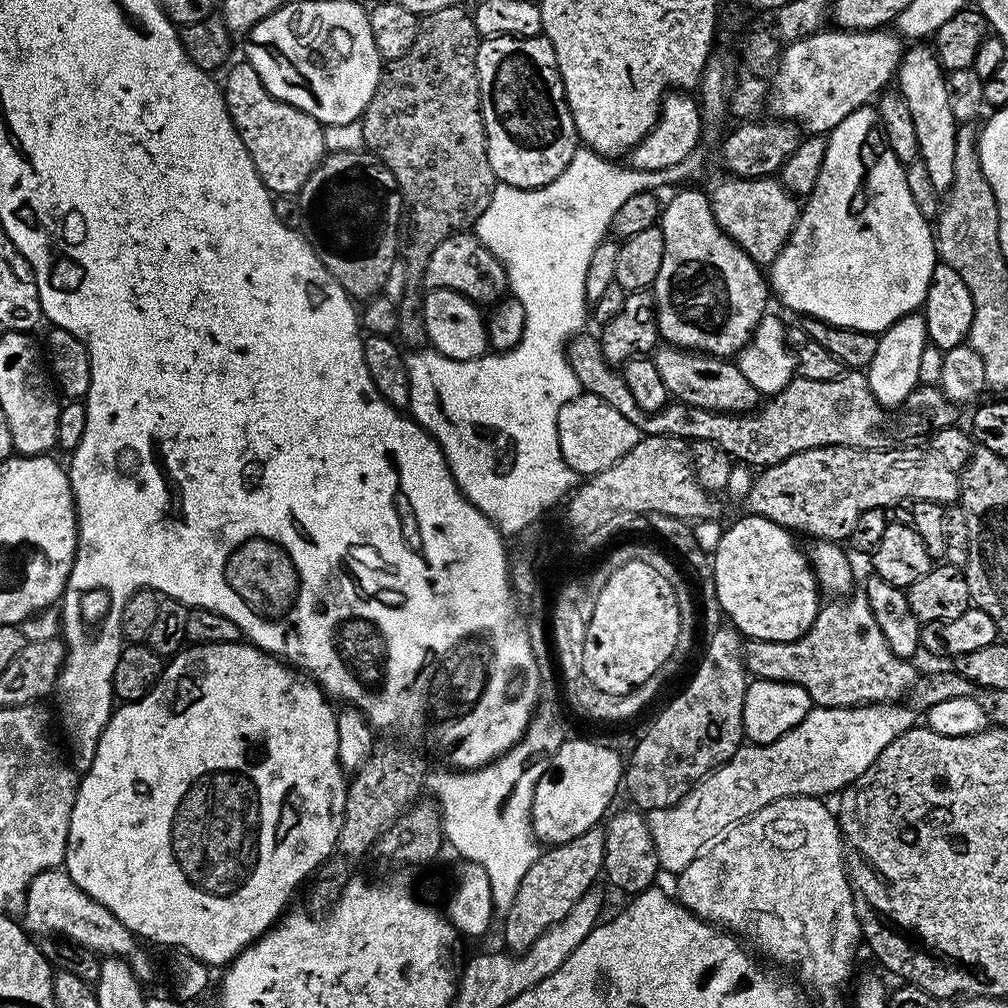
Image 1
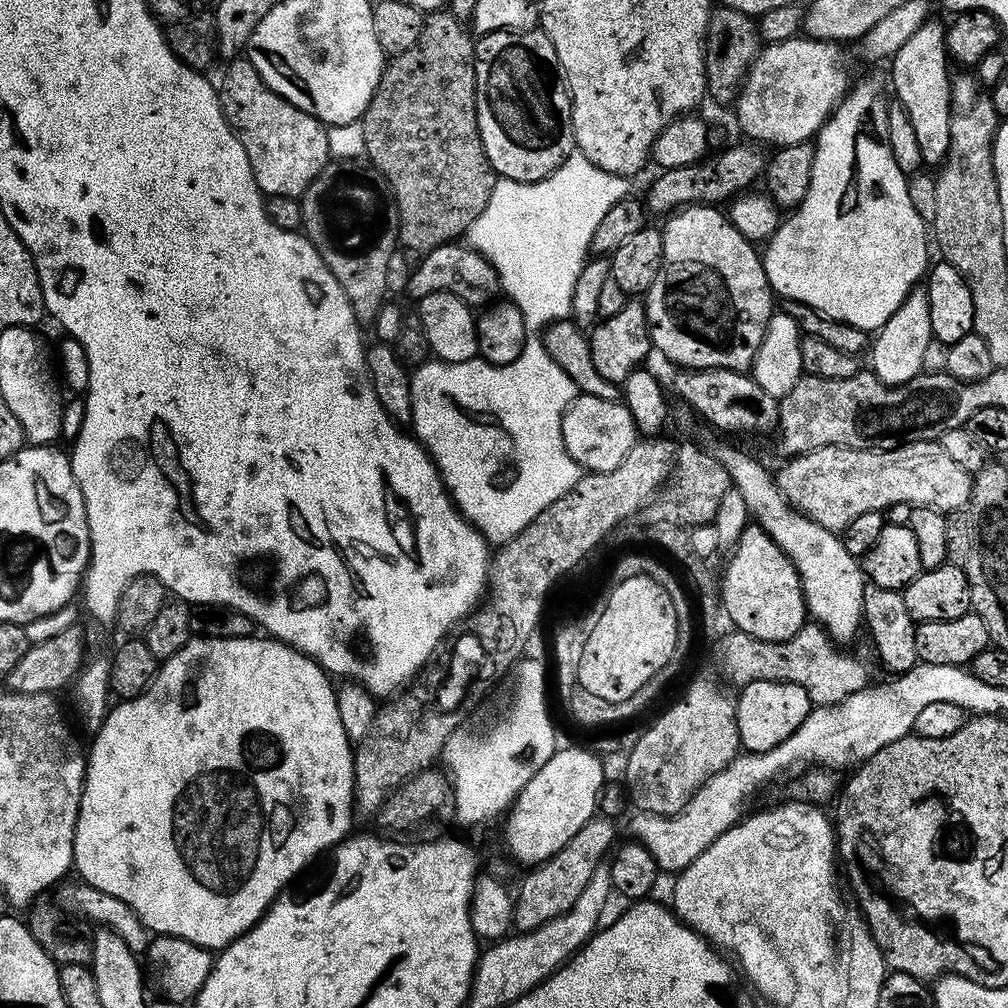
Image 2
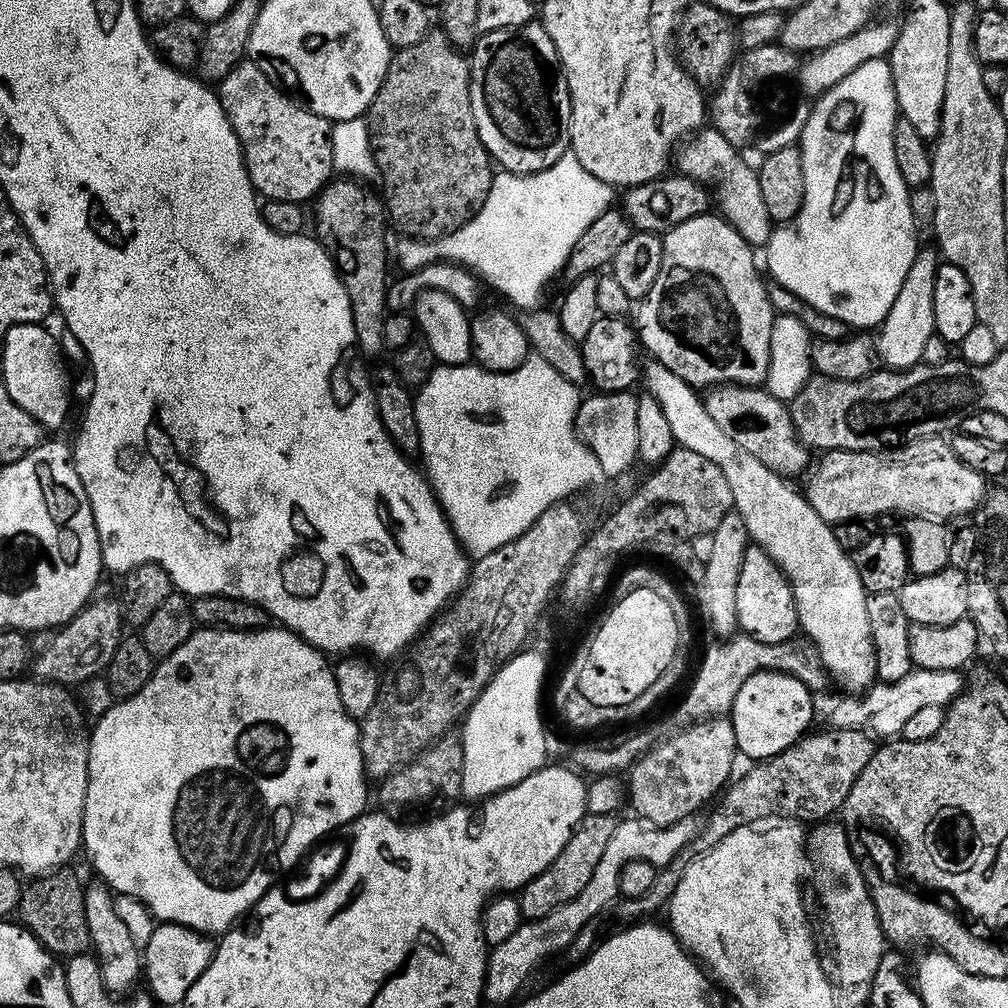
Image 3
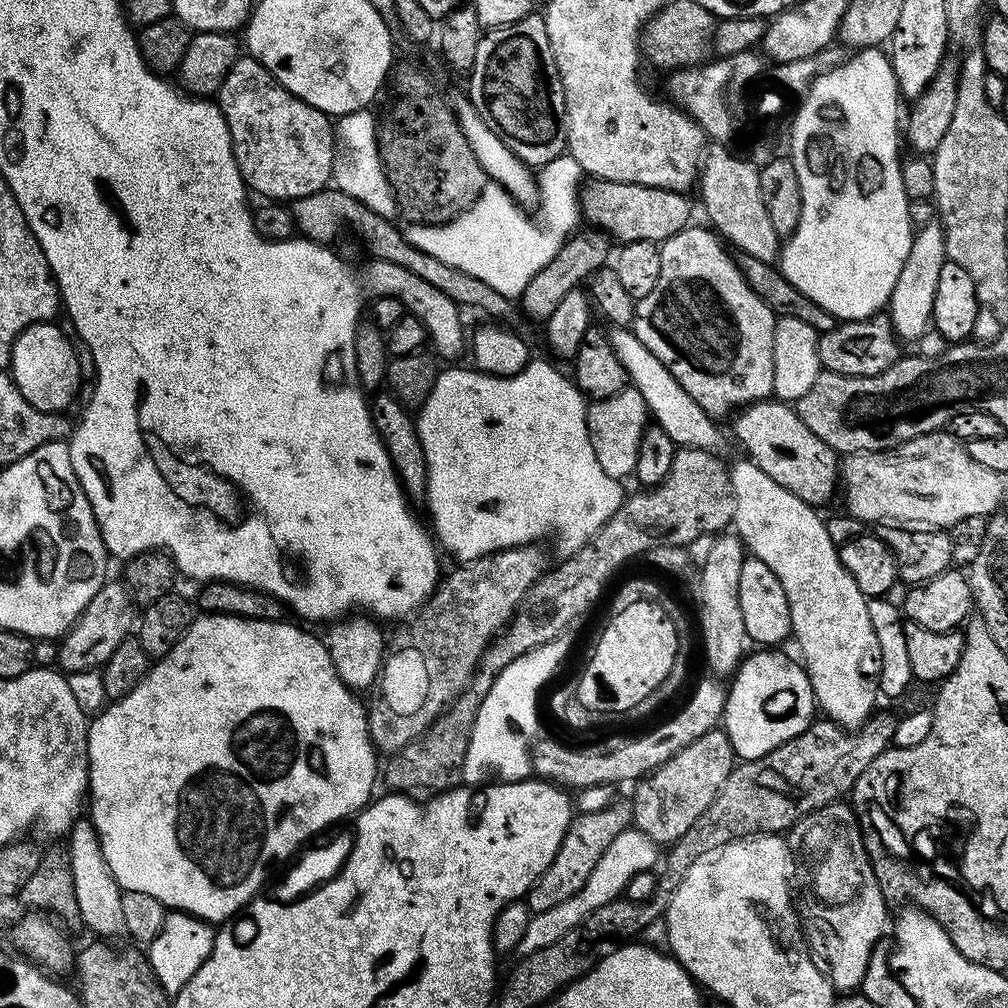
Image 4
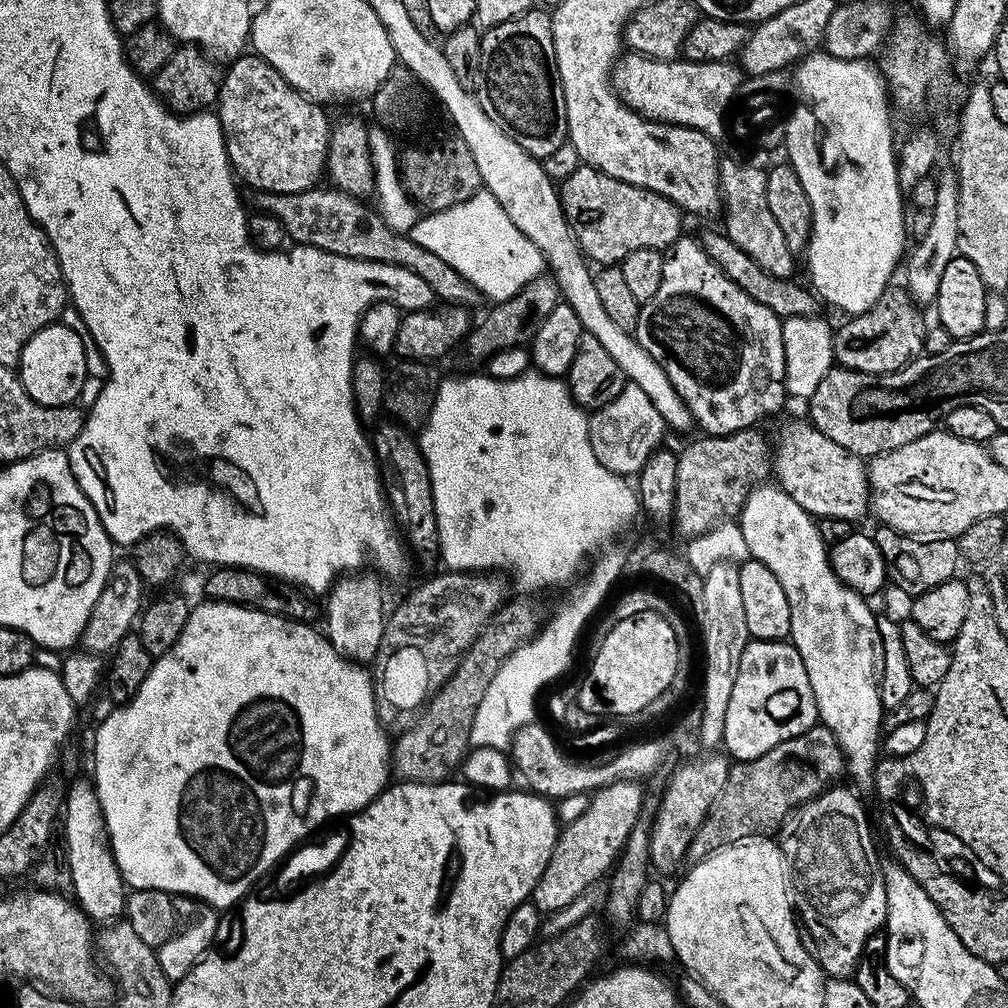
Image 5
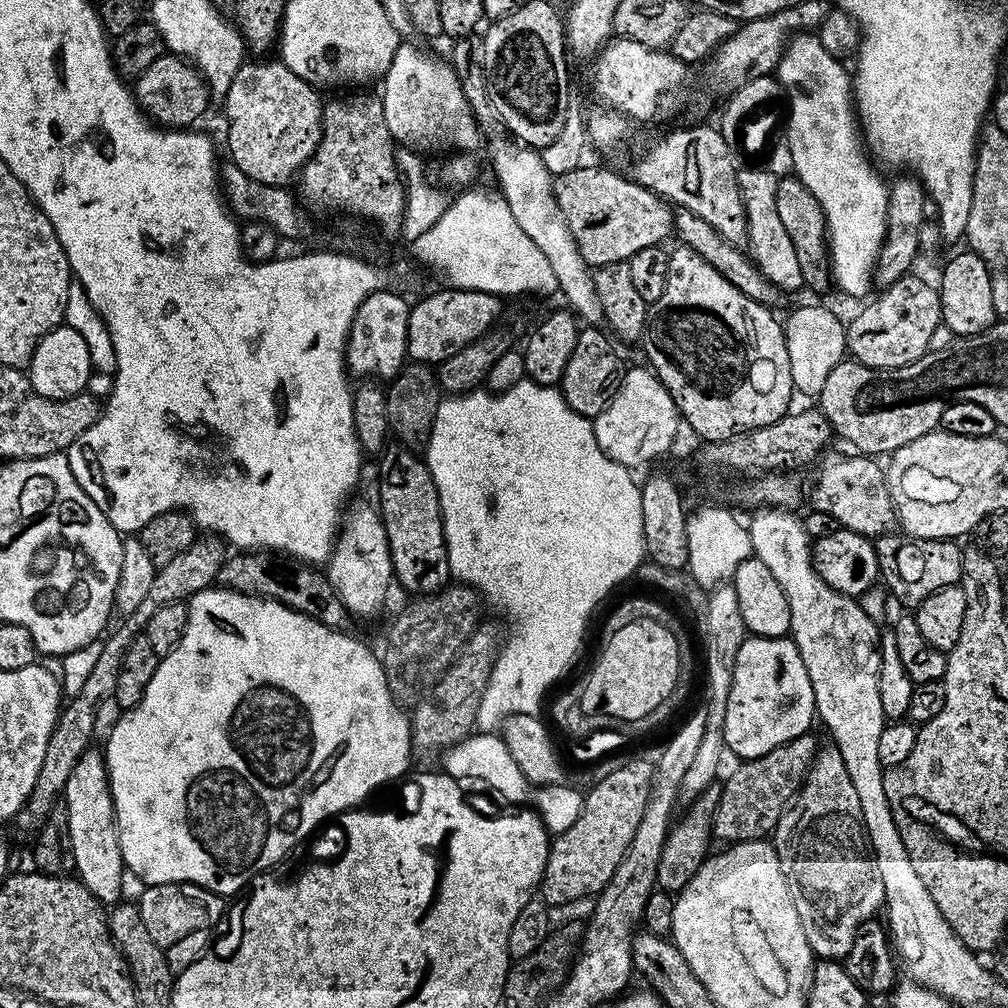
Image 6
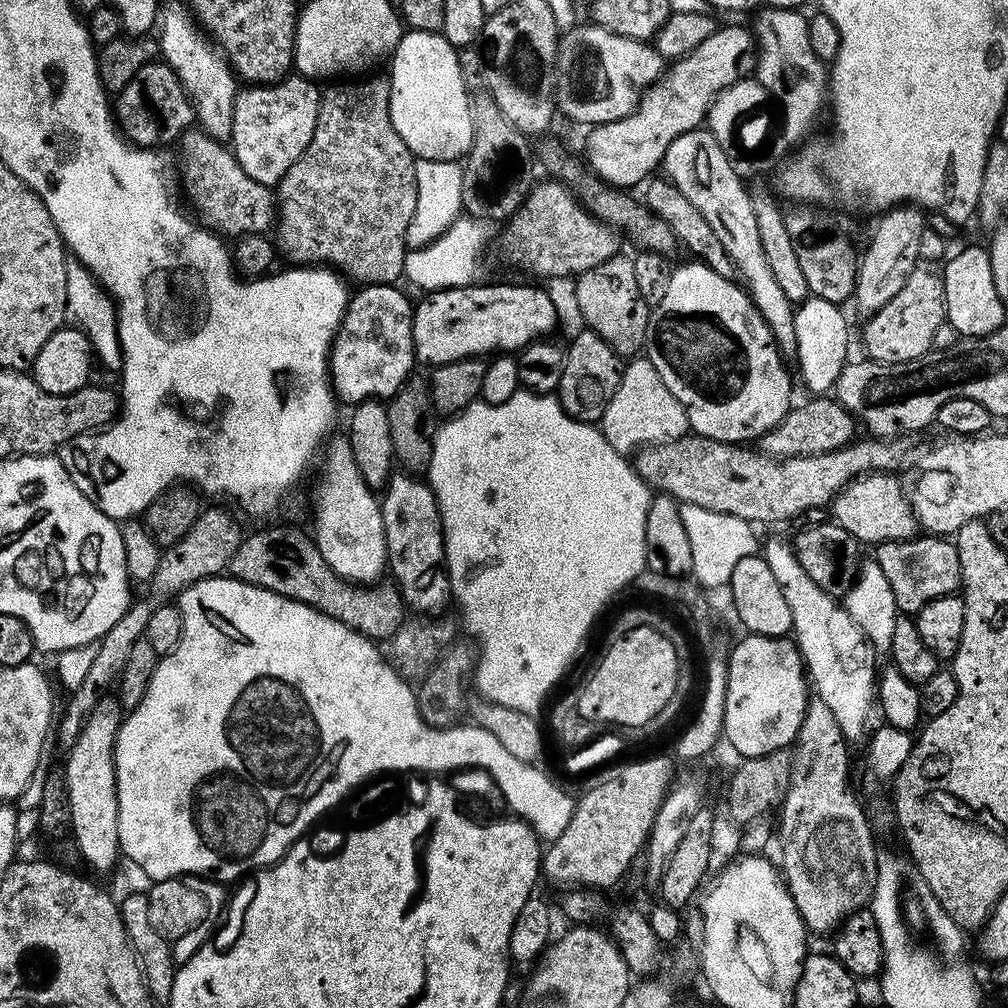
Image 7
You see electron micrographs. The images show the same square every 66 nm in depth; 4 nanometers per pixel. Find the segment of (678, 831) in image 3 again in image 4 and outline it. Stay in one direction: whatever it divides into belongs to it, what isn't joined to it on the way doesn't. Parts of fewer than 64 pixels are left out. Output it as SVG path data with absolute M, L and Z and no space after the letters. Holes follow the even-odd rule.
M635 826L622 830L622 834L618 834L618 838L614 838L614 842L610 842L610 846L606 846L606 854L602 854L602 858L598 858L598 866L594 866L590 878L586 878L586 886L582 886L582 890L578 890L578 894L566 898L566 902L558 902L558 906L550 906L550 910L532 914L530 926L526 926L526 934L522 937L518 949L519 955L534 954L534 950L542 950L542 946L550 946L550 942L558 942L558 938L562 938L562 934L570 934L570 930L574 930L574 926L578 926L578 922L590 918L590 914L594 914L594 910L621 899L624 896L624 887L630 882L630 878L634 878L636 872L653 871L661 860L661 849L645 832Z

